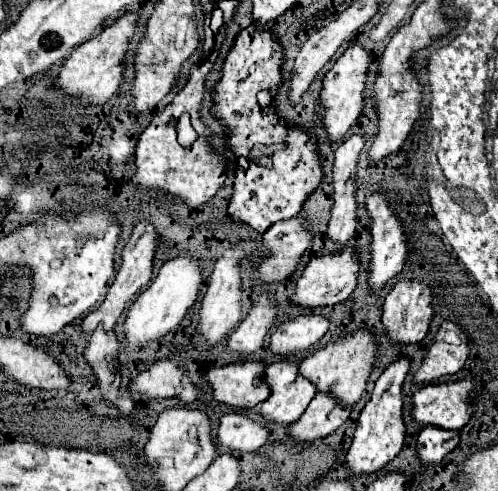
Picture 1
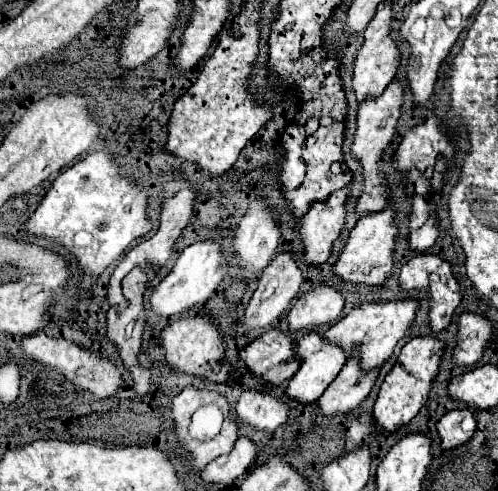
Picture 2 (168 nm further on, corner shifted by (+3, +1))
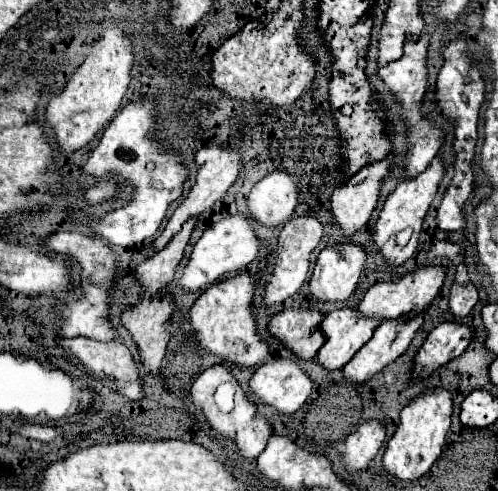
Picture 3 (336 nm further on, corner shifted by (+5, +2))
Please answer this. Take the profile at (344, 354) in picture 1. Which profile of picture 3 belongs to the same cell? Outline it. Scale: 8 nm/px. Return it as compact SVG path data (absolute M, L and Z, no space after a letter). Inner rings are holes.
M439 265L439 267L423 267L411 273L405 273L401 279L397 281L381 281L375 283L363 297L363 301L359 303L359 311L365 317L373 317L377 321L383 319L407 319L417 315L419 311L423 311L439 293L443 281L447 275L447 267Z

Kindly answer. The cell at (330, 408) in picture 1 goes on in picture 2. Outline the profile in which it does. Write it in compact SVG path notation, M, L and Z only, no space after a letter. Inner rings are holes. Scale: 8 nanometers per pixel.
M353 354L347 364L341 368L337 378L327 386L323 396L315 402L315 410L321 416L347 414L355 410L371 392L379 370L363 372L357 362L357 354Z

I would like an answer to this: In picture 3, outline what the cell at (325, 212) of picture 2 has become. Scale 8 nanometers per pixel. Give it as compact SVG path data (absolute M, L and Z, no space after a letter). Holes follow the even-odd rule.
M391 159L369 163L359 173L355 173L347 185L333 191L331 213L345 239L371 219L371 213L379 201L381 181L389 175L391 167Z

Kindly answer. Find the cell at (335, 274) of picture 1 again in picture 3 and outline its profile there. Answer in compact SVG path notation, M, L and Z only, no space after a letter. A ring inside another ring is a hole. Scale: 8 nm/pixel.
M437 155L437 157L427 165L427 169L425 169L423 173L419 173L415 179L407 179L407 181L399 183L397 189L387 197L385 209L381 211L381 217L379 217L379 221L375 223L375 229L373 229L373 231L375 231L375 233L373 233L373 245L377 247L377 251L383 253L383 257L385 257L387 261L391 261L391 263L395 263L395 265L401 265L401 263L405 263L405 261L415 253L415 249L417 249L417 239L419 239L419 233L421 233L421 225L423 225L423 221L425 221L425 215L427 215L427 211L429 211L429 207L431 207L431 201L433 201L433 197L435 197L435 193L437 193L437 189L439 189L439 183L441 183L443 175L445 175L445 165L443 165L443 159ZM407 227L413 229L413 235L411 235L411 239L407 241L407 245L401 247L401 245L397 243L397 233L405 231Z

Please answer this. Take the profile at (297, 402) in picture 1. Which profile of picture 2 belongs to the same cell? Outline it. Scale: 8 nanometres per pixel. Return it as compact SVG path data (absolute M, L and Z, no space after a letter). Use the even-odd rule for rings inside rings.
M303 332L299 334L299 342L295 342L295 352L297 352L297 358L301 360L299 364L299 370L293 374L293 378L287 382L283 394L287 398L291 398L293 402L299 402L299 404L313 404L323 392L325 388L331 384L331 380L339 374L339 370L345 366L345 354L323 340L323 336L319 336L317 332Z

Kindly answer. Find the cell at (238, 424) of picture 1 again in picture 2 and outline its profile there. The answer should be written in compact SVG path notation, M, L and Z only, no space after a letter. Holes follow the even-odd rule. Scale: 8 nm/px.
M245 390L235 406L235 416L239 424L253 426L261 432L275 432L285 420L289 412L289 402L275 398L271 392Z

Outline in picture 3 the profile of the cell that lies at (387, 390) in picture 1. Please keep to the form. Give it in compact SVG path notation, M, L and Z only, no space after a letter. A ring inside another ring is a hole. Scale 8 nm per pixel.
M441 323L435 327L415 357L413 375L427 379L437 367L459 357L475 339L475 329L465 323Z

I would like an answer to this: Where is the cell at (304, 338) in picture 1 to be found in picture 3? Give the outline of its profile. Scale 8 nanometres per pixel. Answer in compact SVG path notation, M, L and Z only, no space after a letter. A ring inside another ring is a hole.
M339 239L335 243L329 243L321 249L315 271L311 275L309 281L309 289L311 289L311 297L321 299L321 301L345 301L353 289L357 287L359 275L363 271L365 259L367 259L367 249L359 243L353 243L351 239Z

